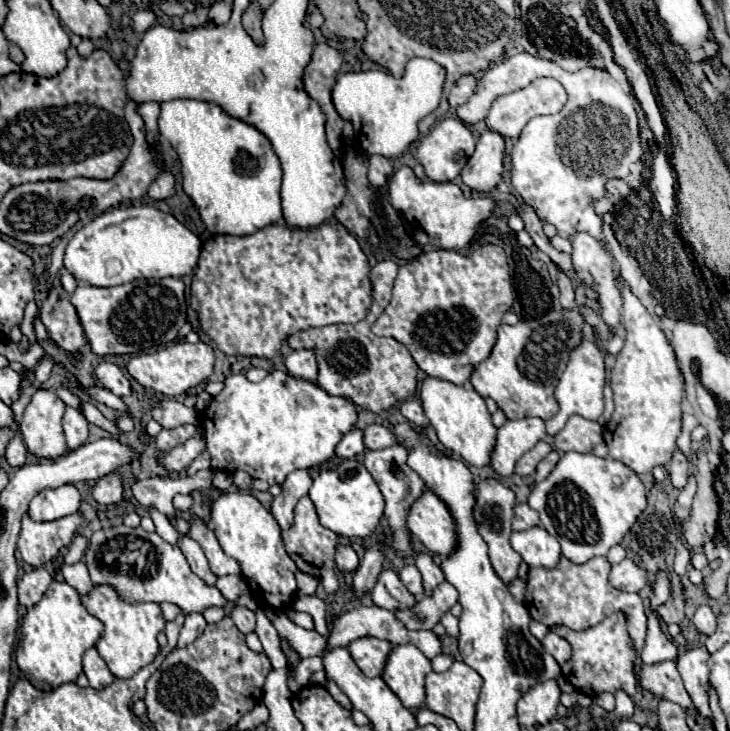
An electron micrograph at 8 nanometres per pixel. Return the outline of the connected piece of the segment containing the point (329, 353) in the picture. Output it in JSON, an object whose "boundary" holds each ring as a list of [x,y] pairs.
{"boundary":[[[382,260],[370,268],[372,282],[372,306],[364,320],[356,324],[332,324],[322,328],[308,328],[292,334],[288,338],[290,348],[312,348],[318,356],[318,386],[328,394],[344,396],[354,404],[368,408],[372,412],[388,410],[390,406],[406,400],[416,390],[418,366],[404,344],[394,338],[380,338],[372,334],[370,326],[384,312],[390,302],[392,286],[398,274],[398,264],[394,260]]]}

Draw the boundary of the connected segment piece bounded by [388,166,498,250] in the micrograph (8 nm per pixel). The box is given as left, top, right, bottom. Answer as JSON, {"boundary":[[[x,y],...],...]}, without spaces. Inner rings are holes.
{"boundary":[[[402,166],[394,172],[394,176],[388,182],[388,188],[392,188],[392,206],[406,216],[410,214],[418,222],[418,226],[426,232],[430,246],[446,250],[462,250],[474,238],[478,224],[484,222],[498,204],[494,196],[464,198],[460,186],[456,186],[454,182],[434,182],[428,178],[418,180],[412,168],[408,166]]]}

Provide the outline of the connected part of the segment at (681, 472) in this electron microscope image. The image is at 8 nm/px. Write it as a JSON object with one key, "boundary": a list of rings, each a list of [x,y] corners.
{"boundary":[[[680,450],[674,452],[670,464],[668,464],[668,474],[672,478],[672,486],[678,490],[684,490],[684,486],[688,484],[688,474],[690,474],[690,466],[688,460],[684,458],[684,454]]]}

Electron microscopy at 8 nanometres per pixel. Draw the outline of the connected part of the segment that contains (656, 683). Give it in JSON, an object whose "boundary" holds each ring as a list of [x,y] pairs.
{"boundary":[[[640,662],[638,682],[640,682],[642,690],[648,690],[648,692],[656,694],[658,698],[668,698],[668,700],[680,704],[688,712],[694,710],[694,704],[688,698],[688,692],[684,690],[682,678],[680,678],[674,662],[660,662],[660,664]]]}

